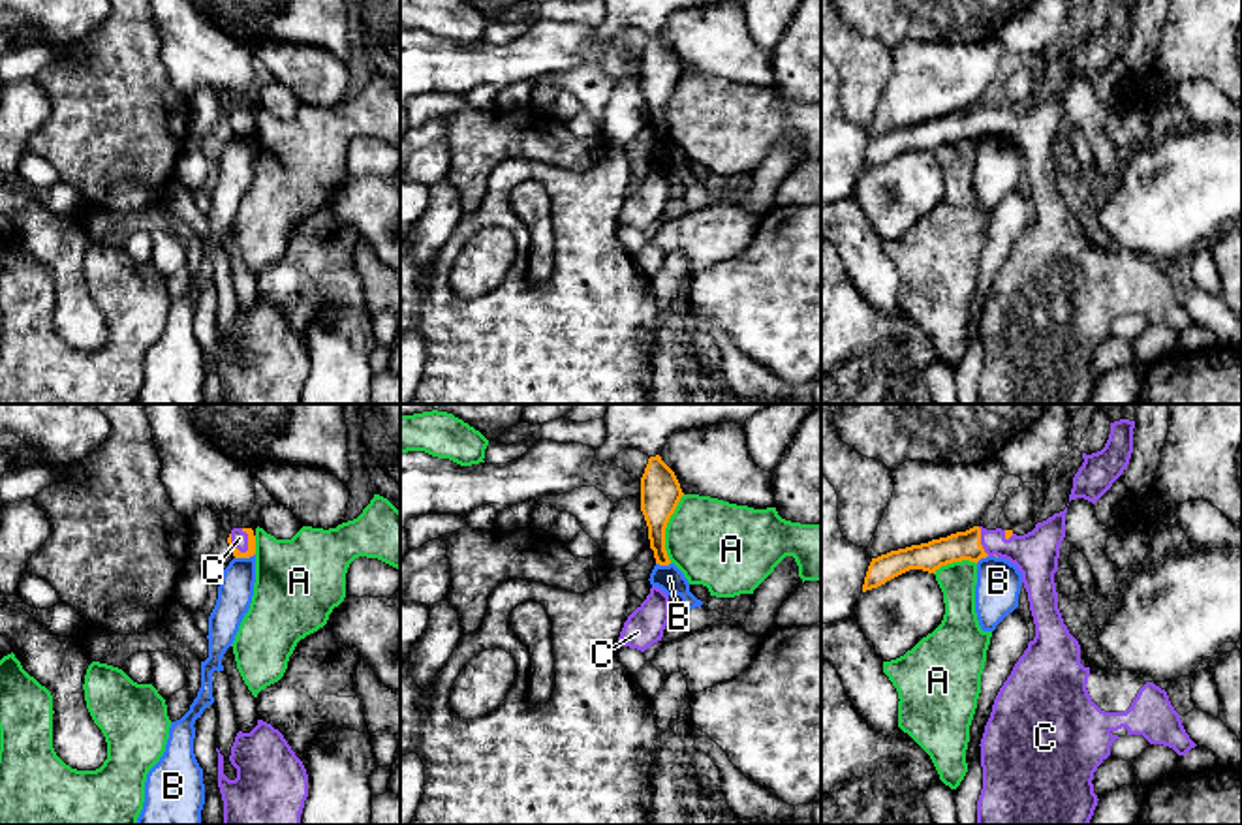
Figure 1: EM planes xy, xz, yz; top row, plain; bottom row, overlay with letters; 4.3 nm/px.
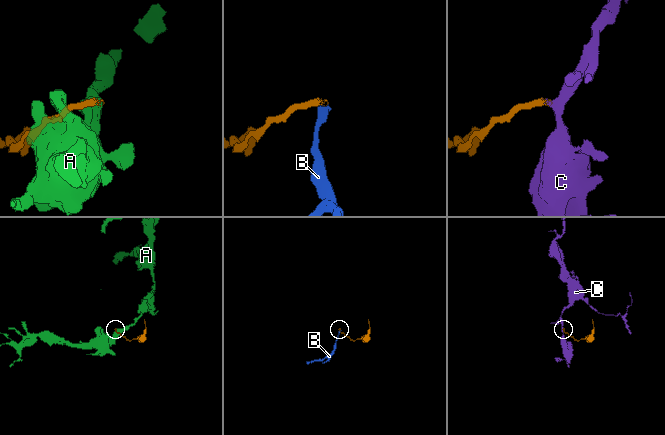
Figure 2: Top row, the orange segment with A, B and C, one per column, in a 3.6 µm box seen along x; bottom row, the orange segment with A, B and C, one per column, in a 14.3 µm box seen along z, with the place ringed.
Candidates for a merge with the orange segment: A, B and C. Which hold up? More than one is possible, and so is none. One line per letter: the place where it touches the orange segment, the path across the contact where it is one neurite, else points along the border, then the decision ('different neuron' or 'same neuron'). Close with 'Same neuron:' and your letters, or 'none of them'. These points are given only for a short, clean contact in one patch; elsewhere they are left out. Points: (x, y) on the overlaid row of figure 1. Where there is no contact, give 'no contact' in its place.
A: meets orange in xz at (666, 527); border along xz (684, 495), (666, 529), (666, 555), (669, 562); different neuron
B: meets orange in xy at (245, 557); border along xy (254, 553), (235, 559); different neuron
C: meets orange in xy at (235, 547); runs through xy (235, 551), (235, 547), (239, 538); same neuron
Same neuron: C

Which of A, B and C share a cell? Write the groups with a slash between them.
A / B / C

